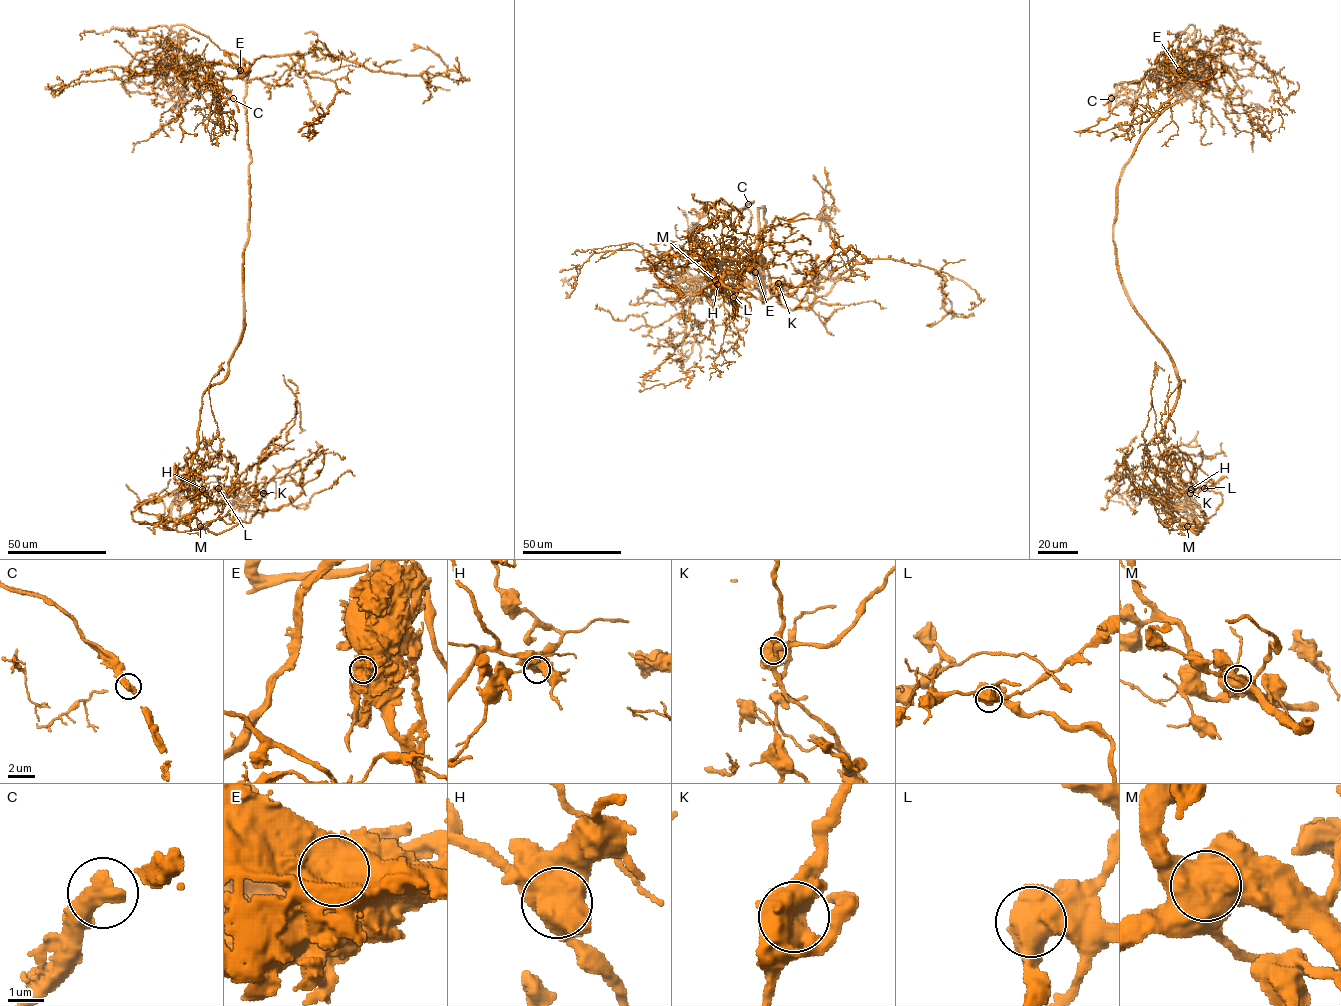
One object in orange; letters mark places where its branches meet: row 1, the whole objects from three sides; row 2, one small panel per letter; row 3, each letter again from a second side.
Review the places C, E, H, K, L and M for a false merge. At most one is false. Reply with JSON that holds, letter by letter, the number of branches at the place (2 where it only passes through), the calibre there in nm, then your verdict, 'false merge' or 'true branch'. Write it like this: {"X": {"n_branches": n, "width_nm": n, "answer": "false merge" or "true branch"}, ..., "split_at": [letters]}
{"C": {"n_branches": 1, "width_nm": 650, "answer": "true branch"}, "E": {"n_branches": 1, "width_nm": 1150, "answer": "false merge"}, "H": {"n_branches": 1, "width_nm": 900, "answer": "true branch"}, "K": {"n_branches": 2, "width_nm": 800, "answer": "true branch"}, "L": {"n_branches": 1, "width_nm": 900, "answer": "true branch"}, "M": {"n_branches": 1, "width_nm": 950, "answer": "true branch"}, "split_at": ["E"]}

